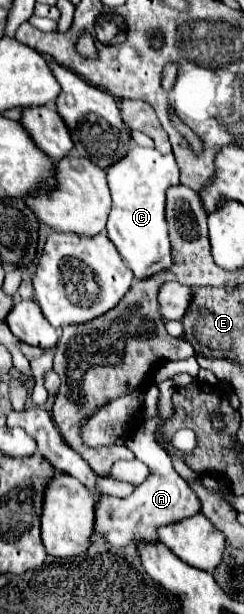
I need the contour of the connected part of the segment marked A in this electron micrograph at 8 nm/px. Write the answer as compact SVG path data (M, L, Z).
M163 380L157 384L159 388L159 400L157 400L157 416L145 420L143 428L135 432L125 444L135 452L138 460L147 464L149 476L147 480L129 496L129 498L113 498L113 496L101 496L95 504L95 536L105 538L115 548L125 548L127 544L137 544L139 540L145 540L145 544L157 544L157 528L175 524L179 520L185 520L193 514L201 512L201 500L191 490L191 486L173 470L171 458L167 452L155 442L153 430L167 422L175 410L171 396L173 396L173 380Z

